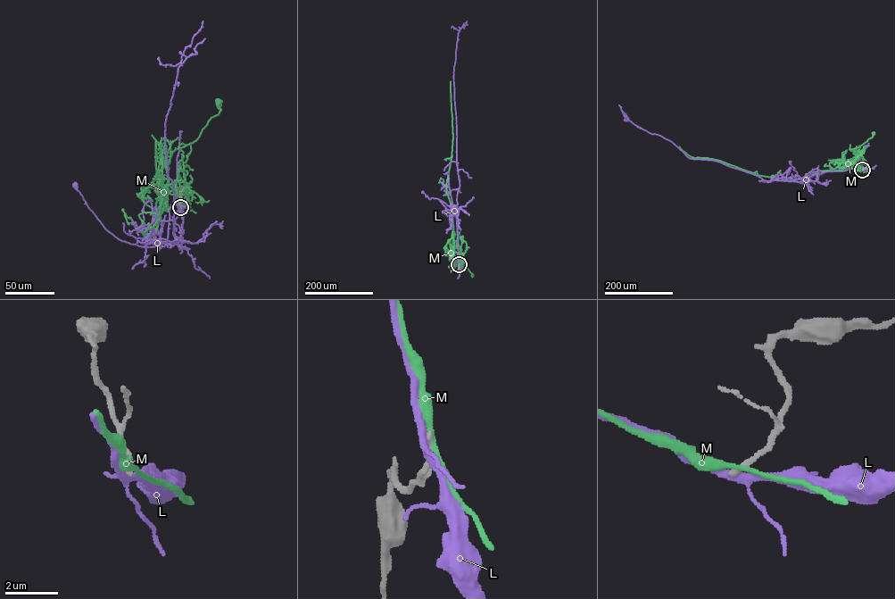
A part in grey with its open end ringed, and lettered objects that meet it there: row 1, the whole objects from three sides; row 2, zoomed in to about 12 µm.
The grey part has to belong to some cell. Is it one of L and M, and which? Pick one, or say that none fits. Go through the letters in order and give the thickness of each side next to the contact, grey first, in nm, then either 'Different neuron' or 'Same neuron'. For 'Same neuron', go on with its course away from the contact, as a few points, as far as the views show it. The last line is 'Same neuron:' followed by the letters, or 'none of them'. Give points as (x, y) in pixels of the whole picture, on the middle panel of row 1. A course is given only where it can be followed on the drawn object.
L: Thickness 240 nm (grey) against 240 nm. Different neuron
M: Thickness 240 nm (grey) against 220 nm. Different neuron
Same neuron: none of them

